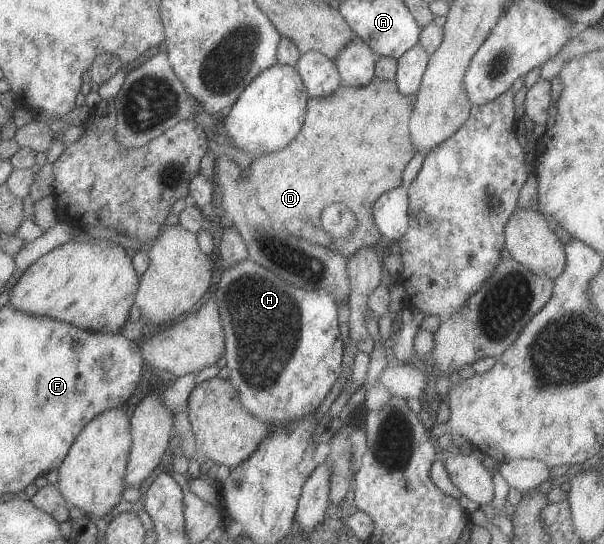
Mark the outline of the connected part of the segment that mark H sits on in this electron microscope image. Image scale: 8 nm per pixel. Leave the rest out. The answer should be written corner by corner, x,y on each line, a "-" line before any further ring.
249,258
224,271
215,299
224,327
229,380
240,395
242,407
269,426
314,413
332,391
342,371
344,343
340,338
338,303
334,295
323,288
306,291
296,287

